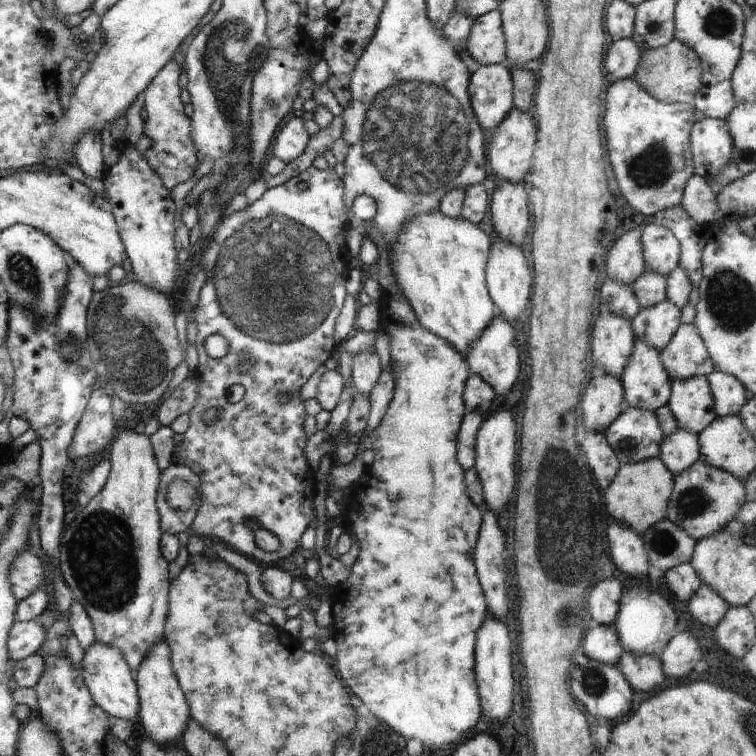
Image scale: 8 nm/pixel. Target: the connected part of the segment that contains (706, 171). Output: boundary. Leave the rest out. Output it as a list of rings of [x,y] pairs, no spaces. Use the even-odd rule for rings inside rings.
[[[705,117],[696,121],[690,131],[693,174],[708,182],[722,175],[730,160],[733,142],[724,119]]]

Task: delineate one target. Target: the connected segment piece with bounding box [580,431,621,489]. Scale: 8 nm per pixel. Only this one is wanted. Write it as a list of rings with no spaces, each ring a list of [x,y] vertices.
[[[588,431],[580,446],[598,487],[607,489],[617,475],[621,464],[604,433]]]

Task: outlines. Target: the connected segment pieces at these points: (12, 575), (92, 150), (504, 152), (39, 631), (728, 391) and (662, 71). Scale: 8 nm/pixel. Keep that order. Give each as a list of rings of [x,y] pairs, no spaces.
[[[28,548],[22,549],[21,553],[14,557],[9,568],[9,583],[14,598],[24,600],[36,589],[45,586],[44,567],[41,560],[30,553]]]
[[[84,133],[75,142],[73,148],[77,166],[85,175],[102,179],[109,168],[102,157],[101,134]]]
[[[512,107],[504,120],[492,129],[493,136],[487,142],[486,154],[498,178],[522,183],[524,174],[530,168],[534,144],[536,144],[536,128],[532,124],[532,111],[523,111]]]
[[[36,620],[14,621],[7,640],[10,660],[20,660],[36,655],[46,638],[45,628]]]
[[[714,370],[707,376],[714,399],[714,410],[717,417],[738,415],[742,405],[747,401],[746,389],[732,375]]]
[[[674,38],[666,46],[641,53],[641,63],[634,73],[634,79],[650,96],[660,102],[693,105],[701,85],[702,73],[701,62],[694,49]]]

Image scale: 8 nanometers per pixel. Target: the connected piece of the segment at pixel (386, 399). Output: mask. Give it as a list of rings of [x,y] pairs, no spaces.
[[[381,371],[379,379],[375,382],[374,388],[369,396],[370,412],[367,420],[367,428],[364,430],[363,441],[367,442],[368,436],[380,424],[382,417],[388,410],[390,401],[395,389],[395,376],[391,371]]]

